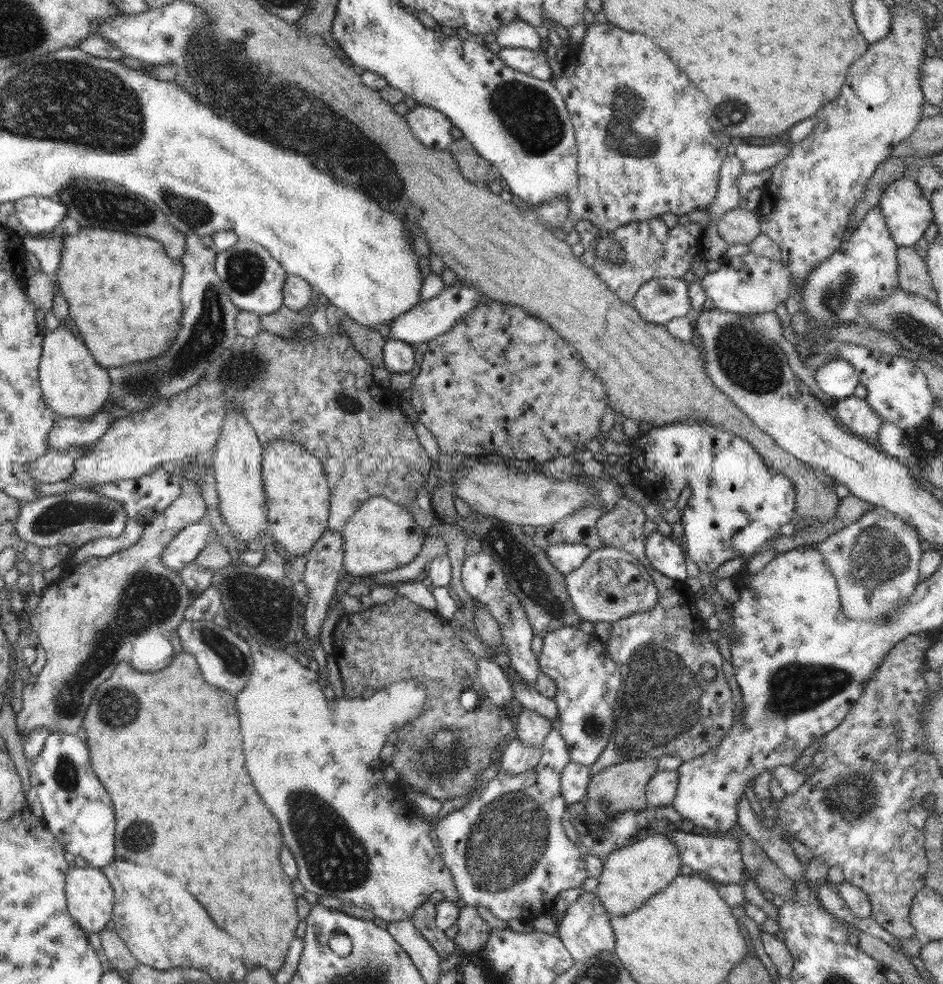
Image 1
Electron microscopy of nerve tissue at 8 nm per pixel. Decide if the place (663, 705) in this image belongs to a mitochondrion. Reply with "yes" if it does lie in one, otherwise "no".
yes

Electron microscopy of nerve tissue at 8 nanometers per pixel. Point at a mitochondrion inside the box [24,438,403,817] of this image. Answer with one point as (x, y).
(146, 600)

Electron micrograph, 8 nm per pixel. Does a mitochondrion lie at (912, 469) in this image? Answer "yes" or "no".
no

